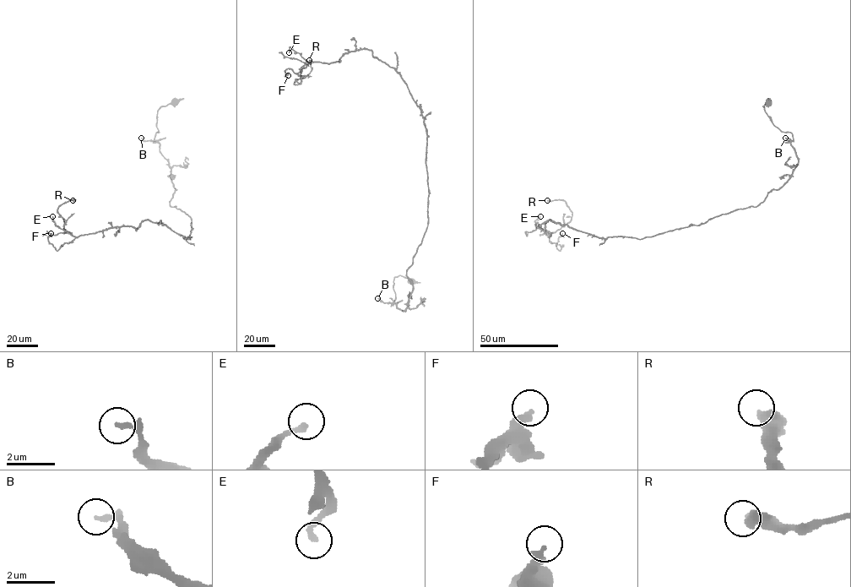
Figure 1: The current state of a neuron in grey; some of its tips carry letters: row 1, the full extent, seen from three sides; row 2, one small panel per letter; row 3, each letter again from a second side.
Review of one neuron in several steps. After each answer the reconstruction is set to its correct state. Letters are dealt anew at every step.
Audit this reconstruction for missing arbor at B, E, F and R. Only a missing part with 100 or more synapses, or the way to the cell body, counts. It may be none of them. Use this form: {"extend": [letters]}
{"extend": []}

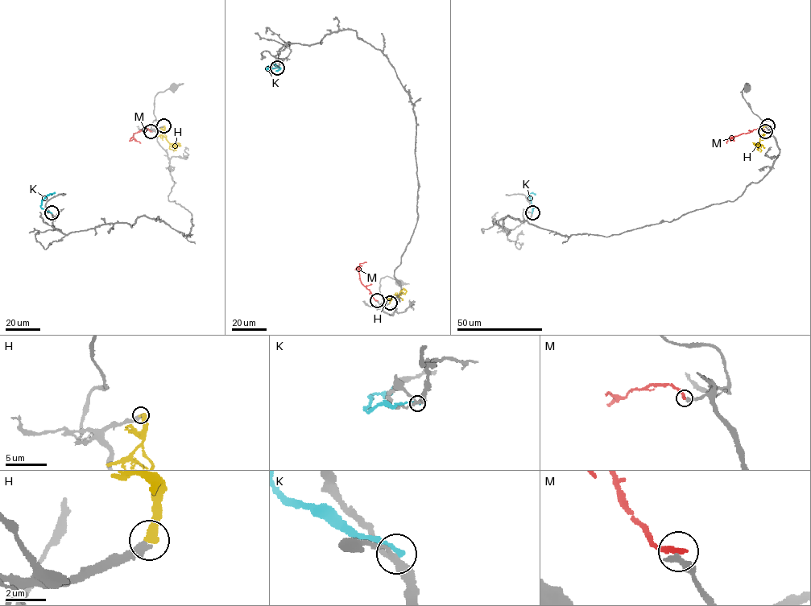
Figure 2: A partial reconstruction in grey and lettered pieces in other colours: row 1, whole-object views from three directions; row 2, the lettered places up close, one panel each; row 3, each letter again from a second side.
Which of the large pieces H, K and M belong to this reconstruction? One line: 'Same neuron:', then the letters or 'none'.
Same neuron: H

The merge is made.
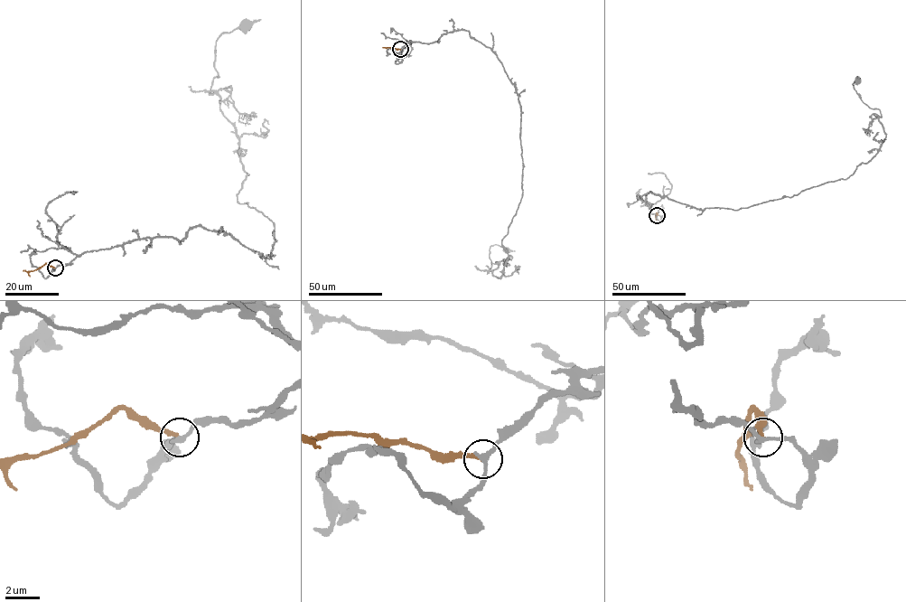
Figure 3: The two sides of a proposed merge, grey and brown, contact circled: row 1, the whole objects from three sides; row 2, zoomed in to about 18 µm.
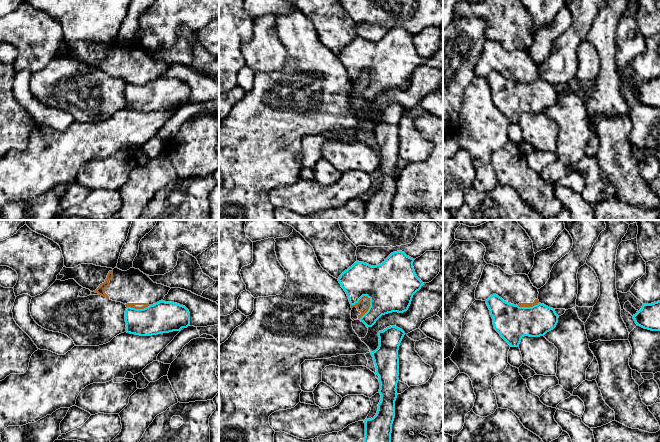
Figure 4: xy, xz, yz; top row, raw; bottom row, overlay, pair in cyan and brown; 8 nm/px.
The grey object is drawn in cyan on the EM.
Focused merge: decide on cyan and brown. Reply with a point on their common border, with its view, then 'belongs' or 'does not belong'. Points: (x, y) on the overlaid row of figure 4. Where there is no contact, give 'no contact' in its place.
contact xz (369, 307); does not belong

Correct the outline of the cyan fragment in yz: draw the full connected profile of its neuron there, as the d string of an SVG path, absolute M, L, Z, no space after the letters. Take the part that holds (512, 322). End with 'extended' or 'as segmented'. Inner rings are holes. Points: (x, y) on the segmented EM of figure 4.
M493 294L486 300L486 304L494 329L510 347L519 347L524 336L544 336L558 323L559 316L555 309L541 303L532 307L519 307Z; as segmented

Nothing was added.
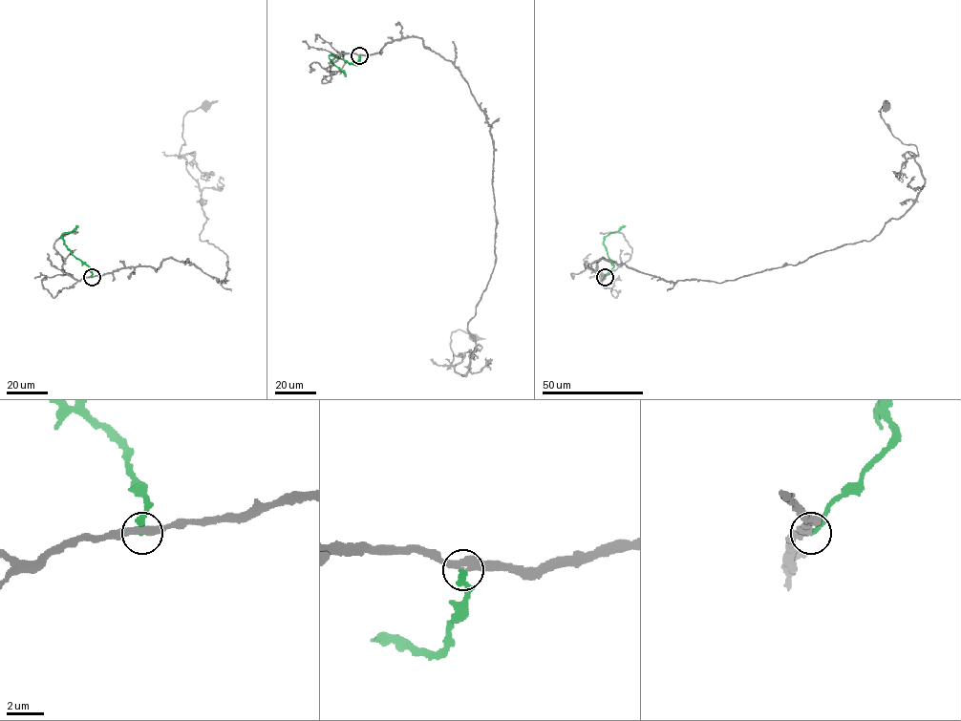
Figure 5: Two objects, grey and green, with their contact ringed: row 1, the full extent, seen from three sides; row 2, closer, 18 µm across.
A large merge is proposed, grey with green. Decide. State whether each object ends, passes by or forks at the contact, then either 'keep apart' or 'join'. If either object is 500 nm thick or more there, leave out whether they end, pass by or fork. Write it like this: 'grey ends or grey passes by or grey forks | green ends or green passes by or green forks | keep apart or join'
grey passes by | green ends | keep apart

